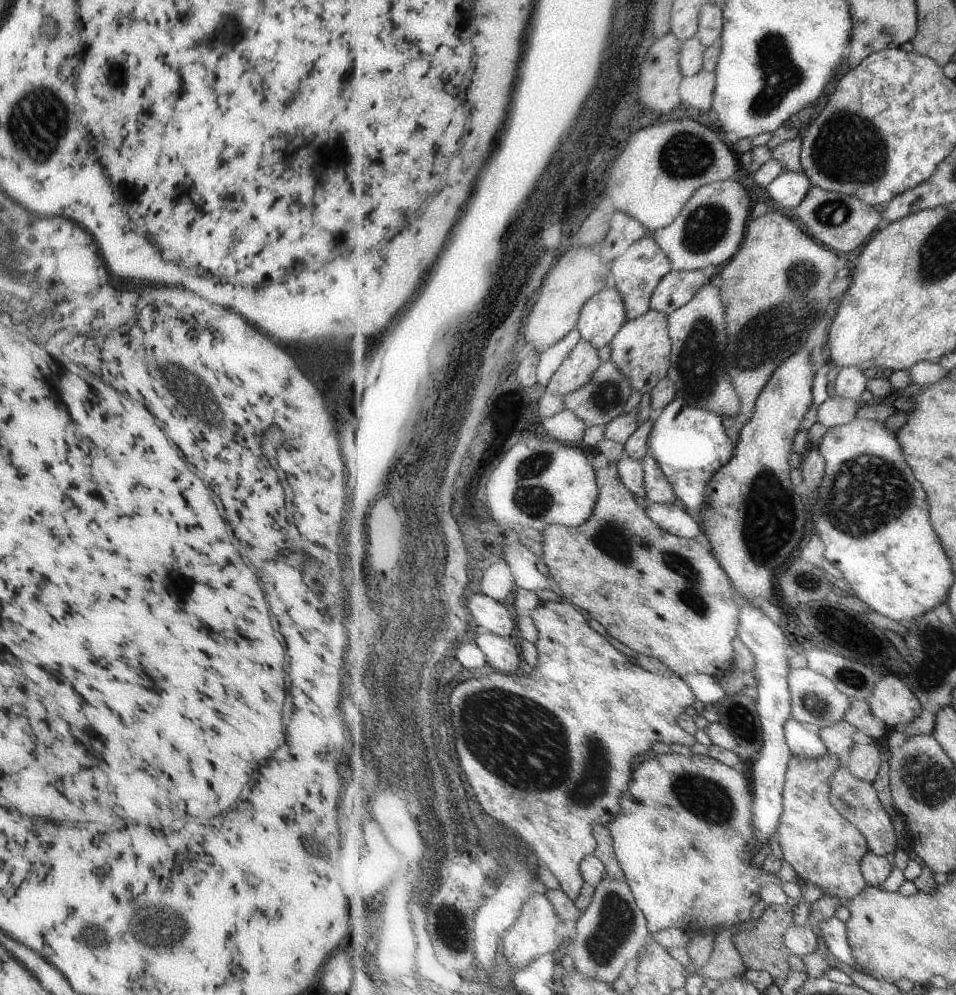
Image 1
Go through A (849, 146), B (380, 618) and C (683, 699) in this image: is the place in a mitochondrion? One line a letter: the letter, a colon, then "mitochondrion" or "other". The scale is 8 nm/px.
A: mitochondrion
B: mitochondrion
C: other

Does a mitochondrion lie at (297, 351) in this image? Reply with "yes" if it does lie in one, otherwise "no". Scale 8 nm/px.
no

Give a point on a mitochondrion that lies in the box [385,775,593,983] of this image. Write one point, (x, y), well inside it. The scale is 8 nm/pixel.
(452, 924)

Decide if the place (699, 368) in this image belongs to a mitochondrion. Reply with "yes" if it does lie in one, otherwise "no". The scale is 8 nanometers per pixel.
yes

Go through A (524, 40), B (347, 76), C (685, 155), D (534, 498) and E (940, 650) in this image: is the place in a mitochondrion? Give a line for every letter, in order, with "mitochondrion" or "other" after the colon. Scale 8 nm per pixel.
A: other
B: other
C: mitochondrion
D: mitochondrion
E: mitochondrion

